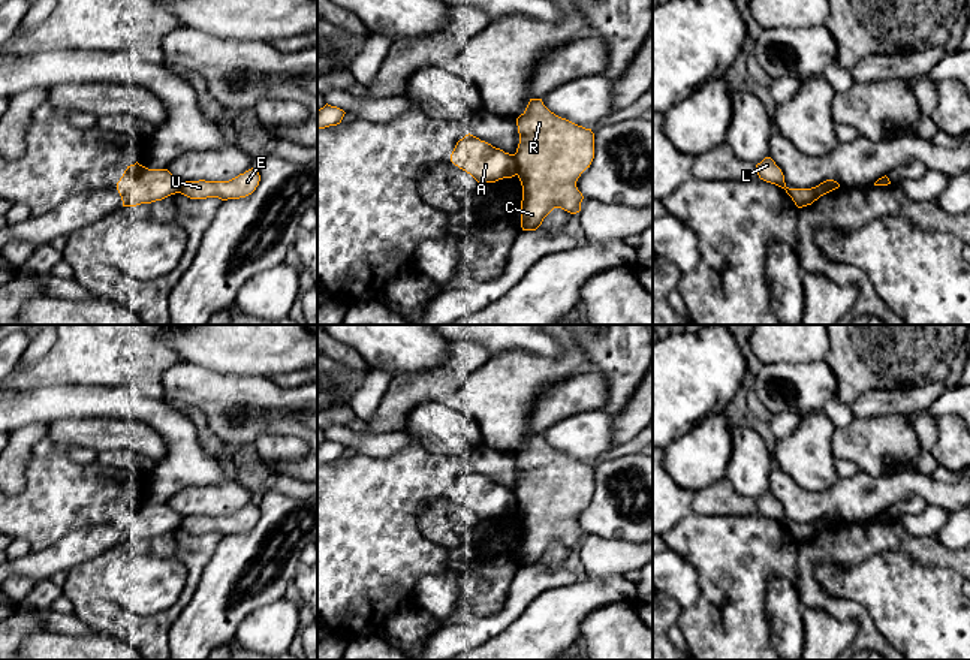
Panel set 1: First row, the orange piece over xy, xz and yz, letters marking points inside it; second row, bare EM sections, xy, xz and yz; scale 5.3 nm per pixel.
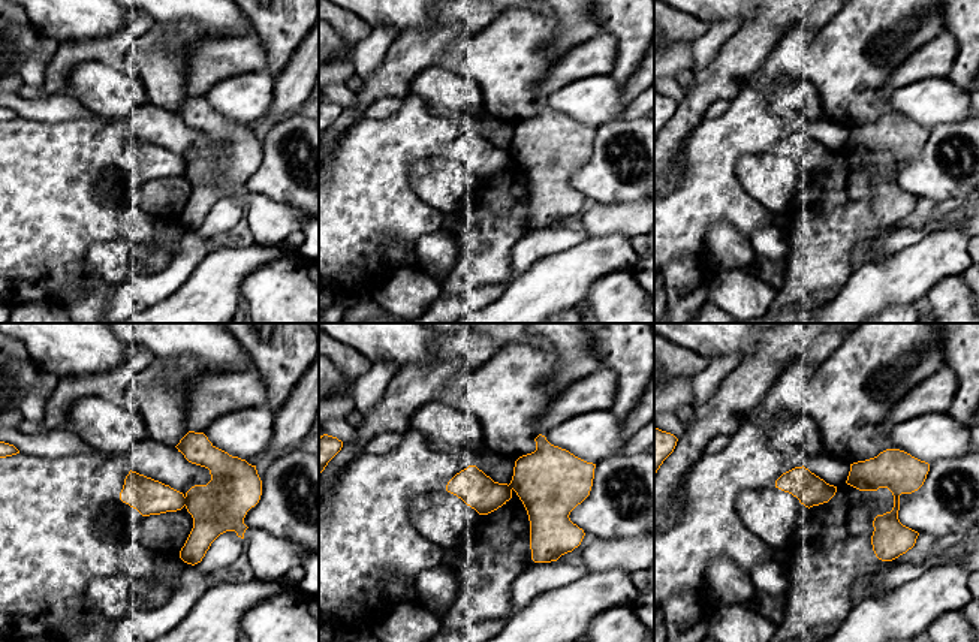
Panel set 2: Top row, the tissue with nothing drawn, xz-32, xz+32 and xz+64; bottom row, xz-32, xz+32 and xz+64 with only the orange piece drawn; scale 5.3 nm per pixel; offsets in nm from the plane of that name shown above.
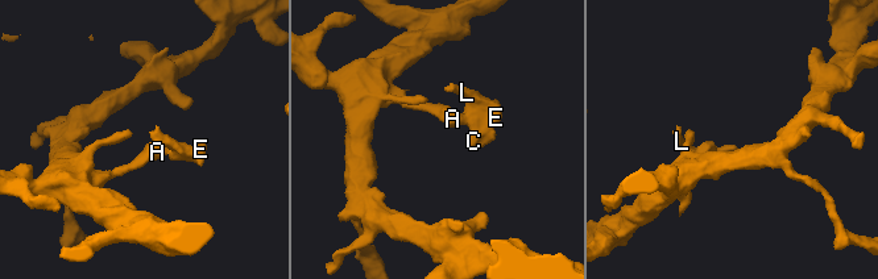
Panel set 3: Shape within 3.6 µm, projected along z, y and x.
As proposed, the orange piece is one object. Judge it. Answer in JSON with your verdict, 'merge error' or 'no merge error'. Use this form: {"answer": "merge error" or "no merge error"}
{"answer": "merge error"}

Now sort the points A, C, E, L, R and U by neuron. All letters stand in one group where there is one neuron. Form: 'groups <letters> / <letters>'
groups A / C E L R U

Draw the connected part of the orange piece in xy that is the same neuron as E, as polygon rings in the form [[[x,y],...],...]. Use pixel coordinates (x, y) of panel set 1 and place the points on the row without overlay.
[[[251,503],[229,516],[184,516],[180,528],[190,534],[240,534],[251,530],[259,521],[259,516],[260,510],[257,504]]]

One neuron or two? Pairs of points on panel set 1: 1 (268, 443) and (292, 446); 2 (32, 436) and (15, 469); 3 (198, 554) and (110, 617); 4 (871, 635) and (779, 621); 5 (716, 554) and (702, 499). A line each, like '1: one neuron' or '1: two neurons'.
1: one neuron
2: one neuron
3: one neuron
4: two neurons
5: two neurons

